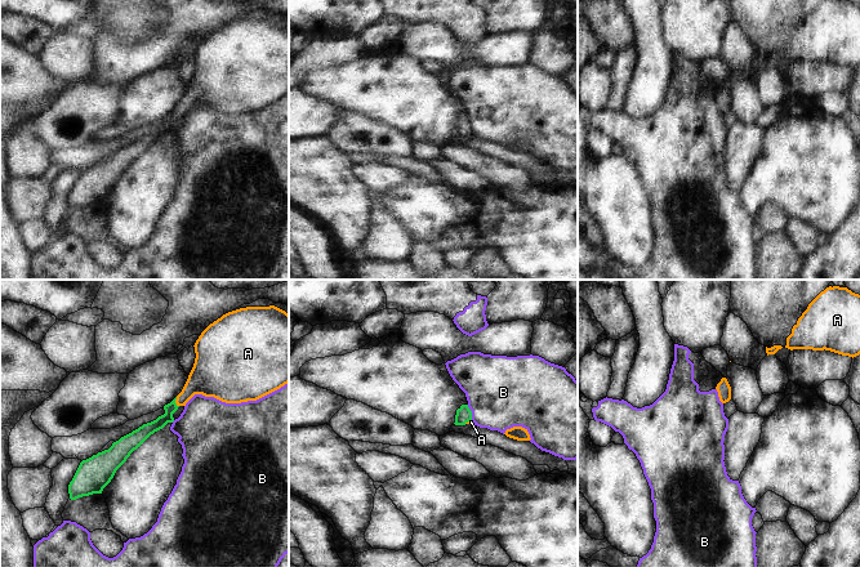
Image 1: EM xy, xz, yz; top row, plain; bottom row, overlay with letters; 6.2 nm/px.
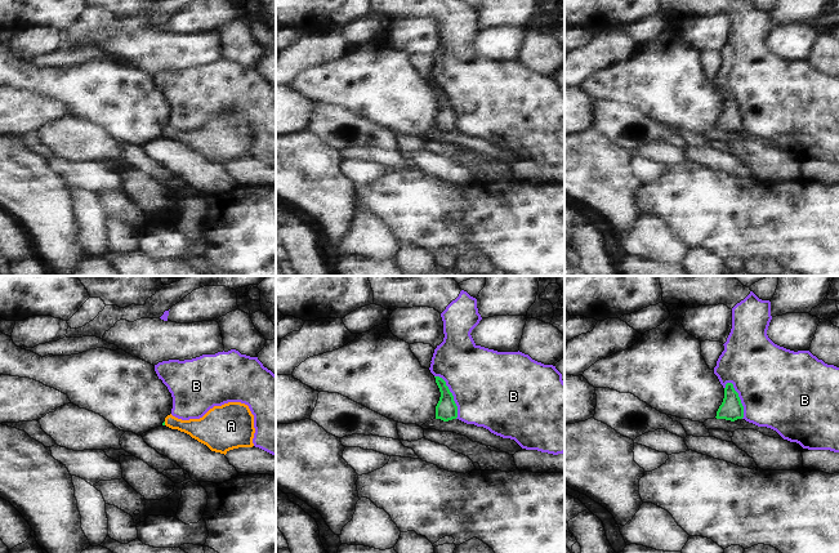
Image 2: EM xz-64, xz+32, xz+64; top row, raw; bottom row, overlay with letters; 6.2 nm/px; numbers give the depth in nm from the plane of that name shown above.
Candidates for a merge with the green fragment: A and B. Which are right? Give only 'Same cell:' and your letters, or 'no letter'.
Same cell: A

